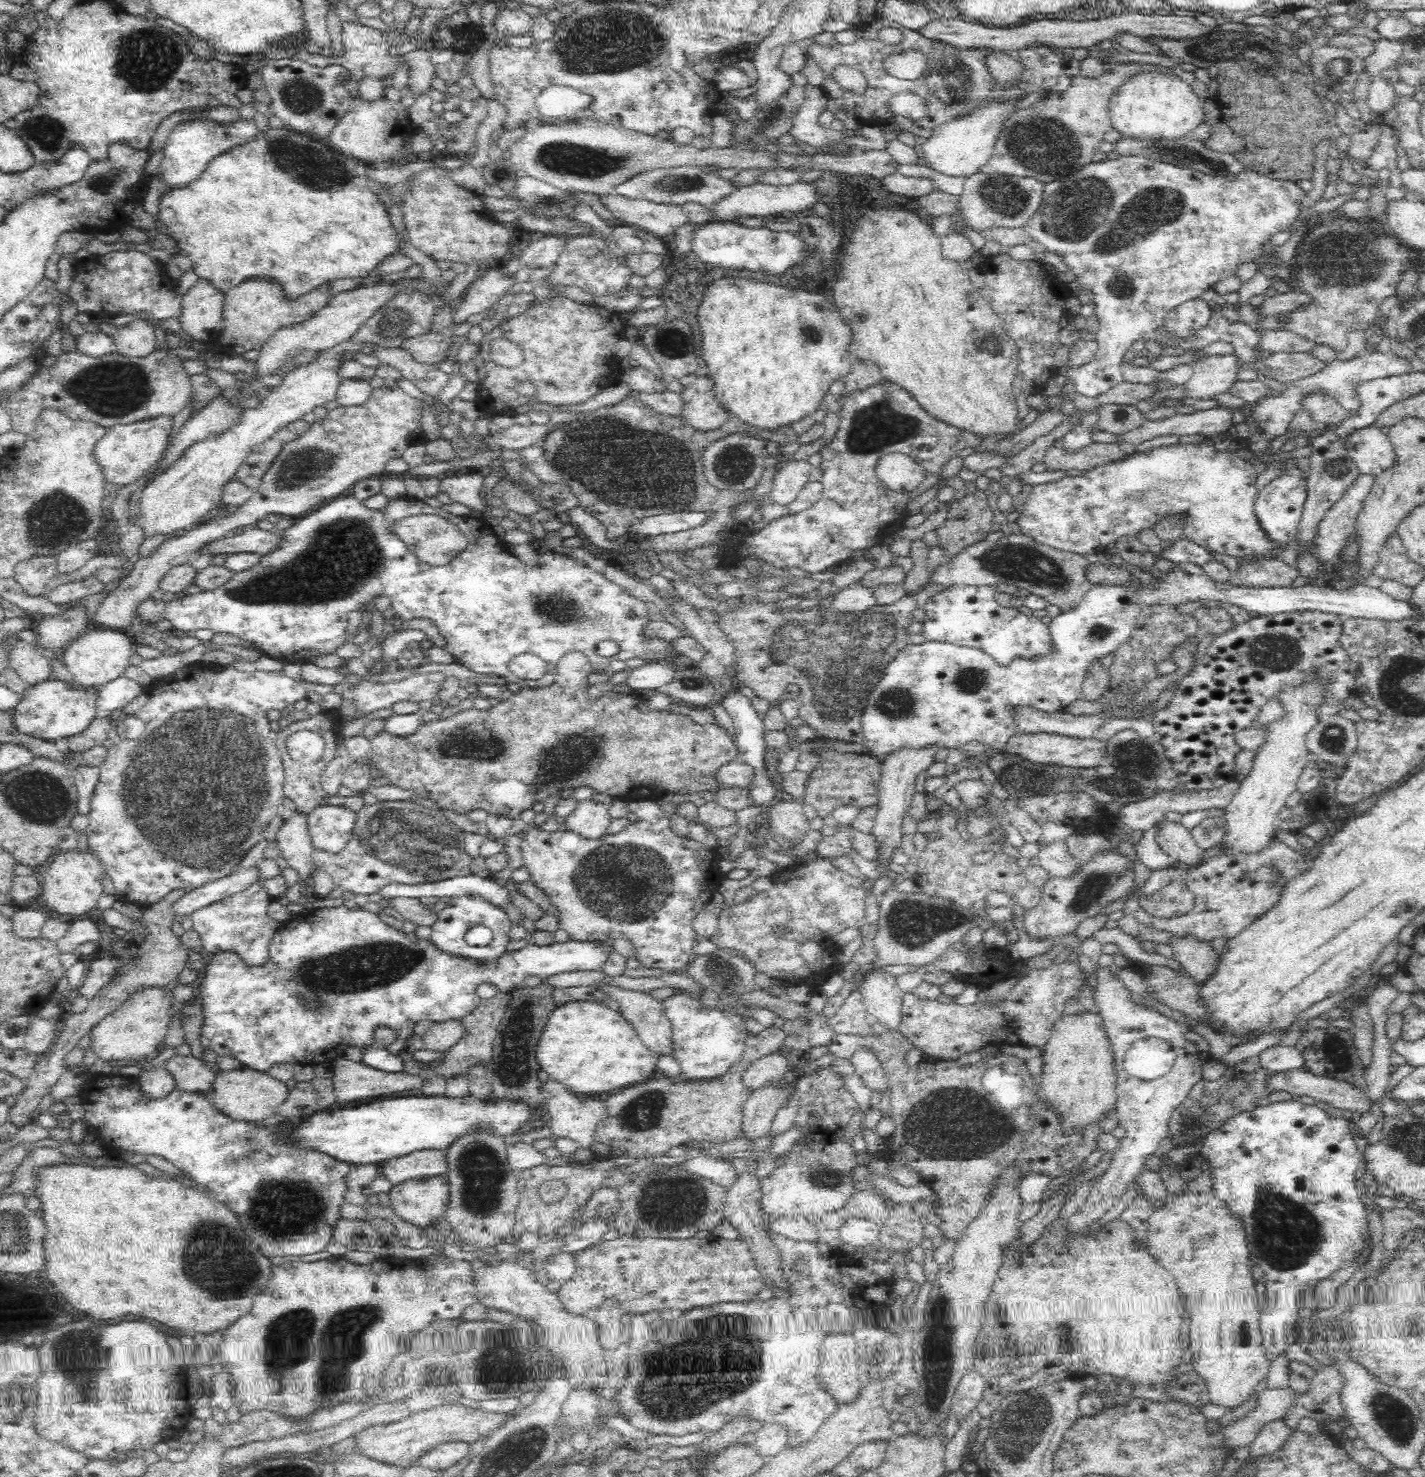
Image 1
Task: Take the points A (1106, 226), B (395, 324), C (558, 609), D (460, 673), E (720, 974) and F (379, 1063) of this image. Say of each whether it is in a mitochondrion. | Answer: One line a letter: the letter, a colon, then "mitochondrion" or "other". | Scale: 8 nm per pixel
A: mitochondrion
B: mitochondrion
C: mitochondrion
D: other
E: mitochondrion
F: other

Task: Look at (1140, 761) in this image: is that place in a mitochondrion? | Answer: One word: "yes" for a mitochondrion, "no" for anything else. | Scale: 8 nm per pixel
yes

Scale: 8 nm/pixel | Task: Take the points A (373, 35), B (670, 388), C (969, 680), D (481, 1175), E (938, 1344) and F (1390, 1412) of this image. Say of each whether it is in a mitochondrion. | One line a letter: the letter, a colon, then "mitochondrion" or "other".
A: other
B: other
C: mitochondrion
D: mitochondrion
E: mitochondrion
F: mitochondrion

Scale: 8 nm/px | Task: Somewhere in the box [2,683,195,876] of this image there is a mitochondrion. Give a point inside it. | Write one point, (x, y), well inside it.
(40, 798)

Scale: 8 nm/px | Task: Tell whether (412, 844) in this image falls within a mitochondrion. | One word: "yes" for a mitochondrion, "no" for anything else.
yes

